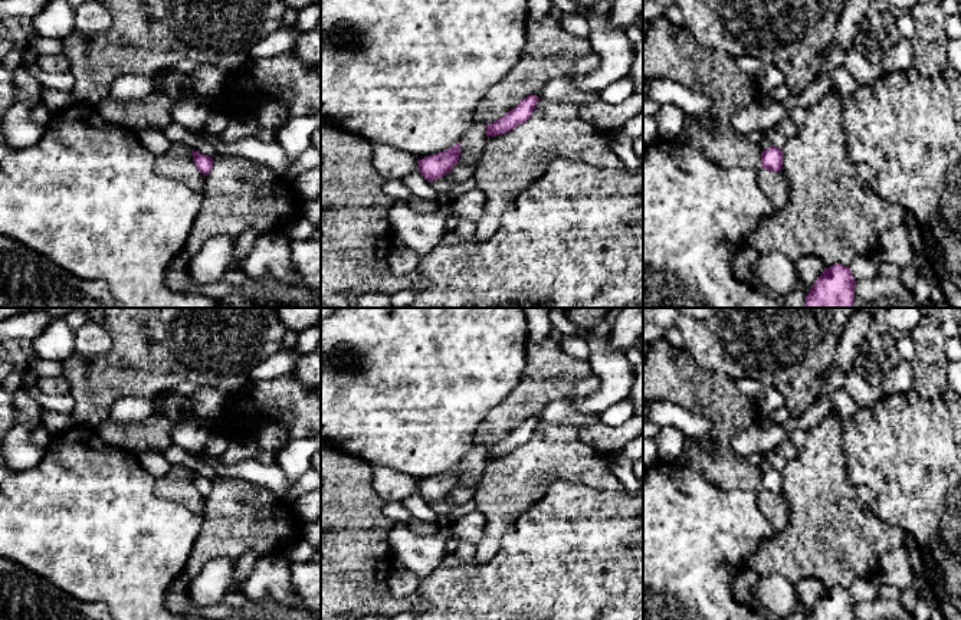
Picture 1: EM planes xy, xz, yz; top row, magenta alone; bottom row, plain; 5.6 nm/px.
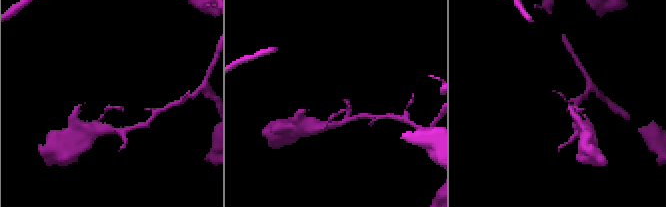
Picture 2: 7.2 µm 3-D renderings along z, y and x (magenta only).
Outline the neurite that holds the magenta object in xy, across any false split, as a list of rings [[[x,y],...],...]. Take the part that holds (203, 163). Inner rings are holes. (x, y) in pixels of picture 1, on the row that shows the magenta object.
[[[191,150],[193,152],[193,161],[197,167],[197,170],[206,177],[210,170],[213,168],[213,158],[204,154],[200,154],[199,151]]]

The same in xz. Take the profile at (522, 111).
[[[529,95],[521,99],[519,104],[514,109],[506,112],[502,118],[485,125],[486,137],[489,138],[489,137],[502,135],[514,129],[519,124],[524,124],[532,115],[538,101],[539,99],[537,95]]]

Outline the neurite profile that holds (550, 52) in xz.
[[[548,14],[539,22],[528,22],[525,49],[515,68],[479,101],[473,119],[488,125],[514,109],[521,99],[535,95],[548,81],[560,76],[581,76],[591,73],[600,65],[598,55],[584,37],[567,32],[561,23]]]

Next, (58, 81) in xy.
[[[24,63],[23,66],[40,83],[40,86],[49,86],[58,91],[65,91],[65,92],[70,92],[73,88],[73,76],[70,72],[49,73],[42,70],[39,66],[27,66]]]

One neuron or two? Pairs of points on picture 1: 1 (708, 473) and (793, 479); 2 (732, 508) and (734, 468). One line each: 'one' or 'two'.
1: two
2: two

